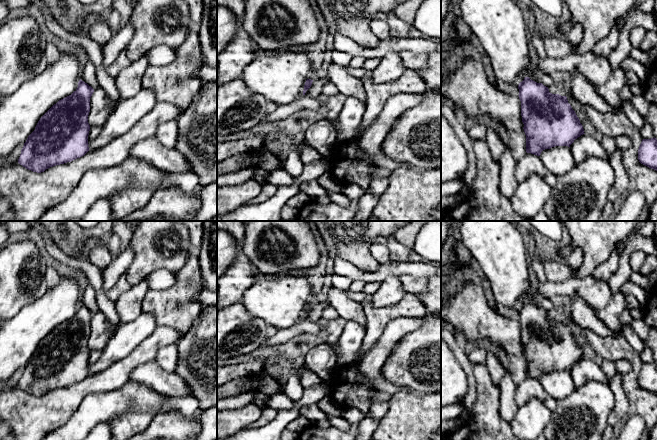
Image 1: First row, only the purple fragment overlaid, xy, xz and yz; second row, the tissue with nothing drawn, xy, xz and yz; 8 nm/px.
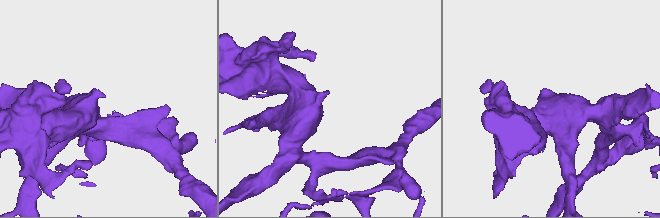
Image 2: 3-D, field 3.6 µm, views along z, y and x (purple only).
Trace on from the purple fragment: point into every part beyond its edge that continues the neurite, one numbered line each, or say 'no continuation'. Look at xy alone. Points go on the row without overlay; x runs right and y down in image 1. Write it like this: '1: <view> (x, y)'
no continuation

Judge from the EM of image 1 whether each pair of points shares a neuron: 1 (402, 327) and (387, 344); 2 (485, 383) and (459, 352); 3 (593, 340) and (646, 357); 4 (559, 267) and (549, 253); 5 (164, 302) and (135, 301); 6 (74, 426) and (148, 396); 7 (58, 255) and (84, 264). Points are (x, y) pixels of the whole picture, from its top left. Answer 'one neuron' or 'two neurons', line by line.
1: one neuron
2: two neurons
3: two neurons
4: two neurons
5: two neurons
6: one neuron
7: one neuron

